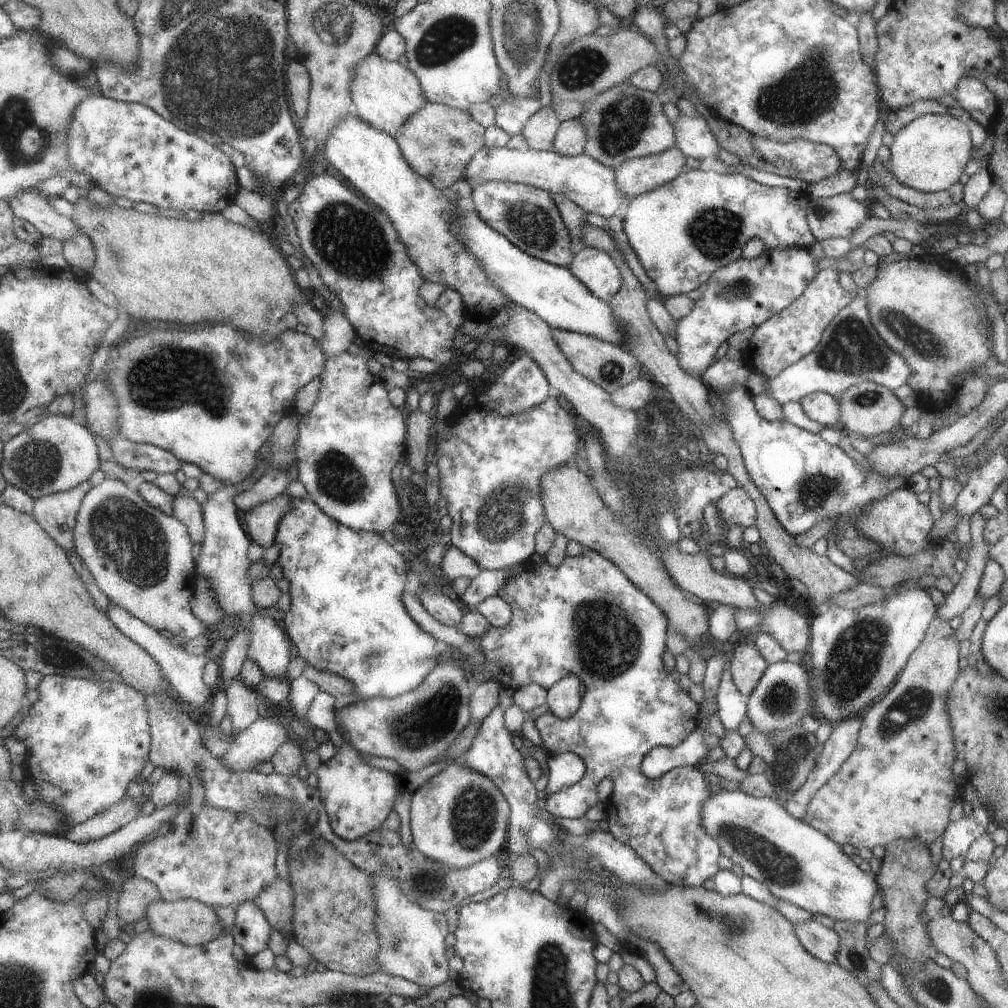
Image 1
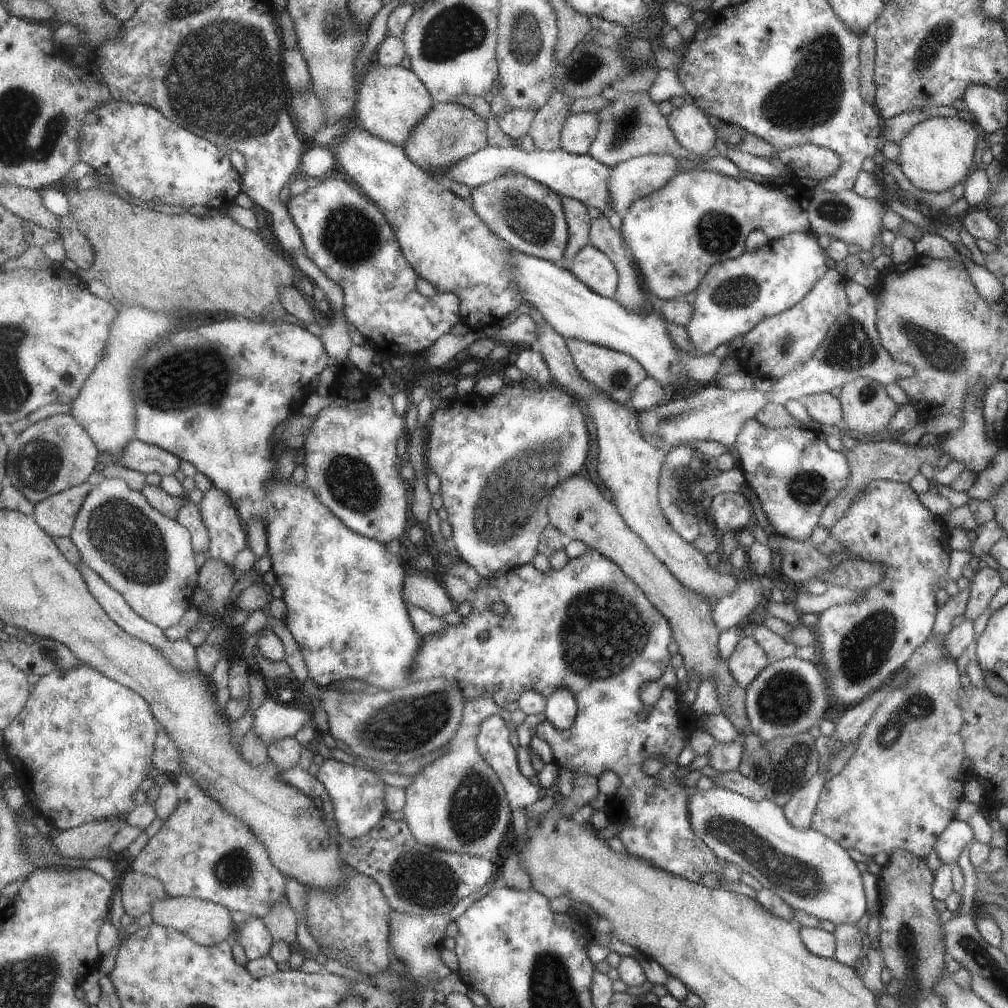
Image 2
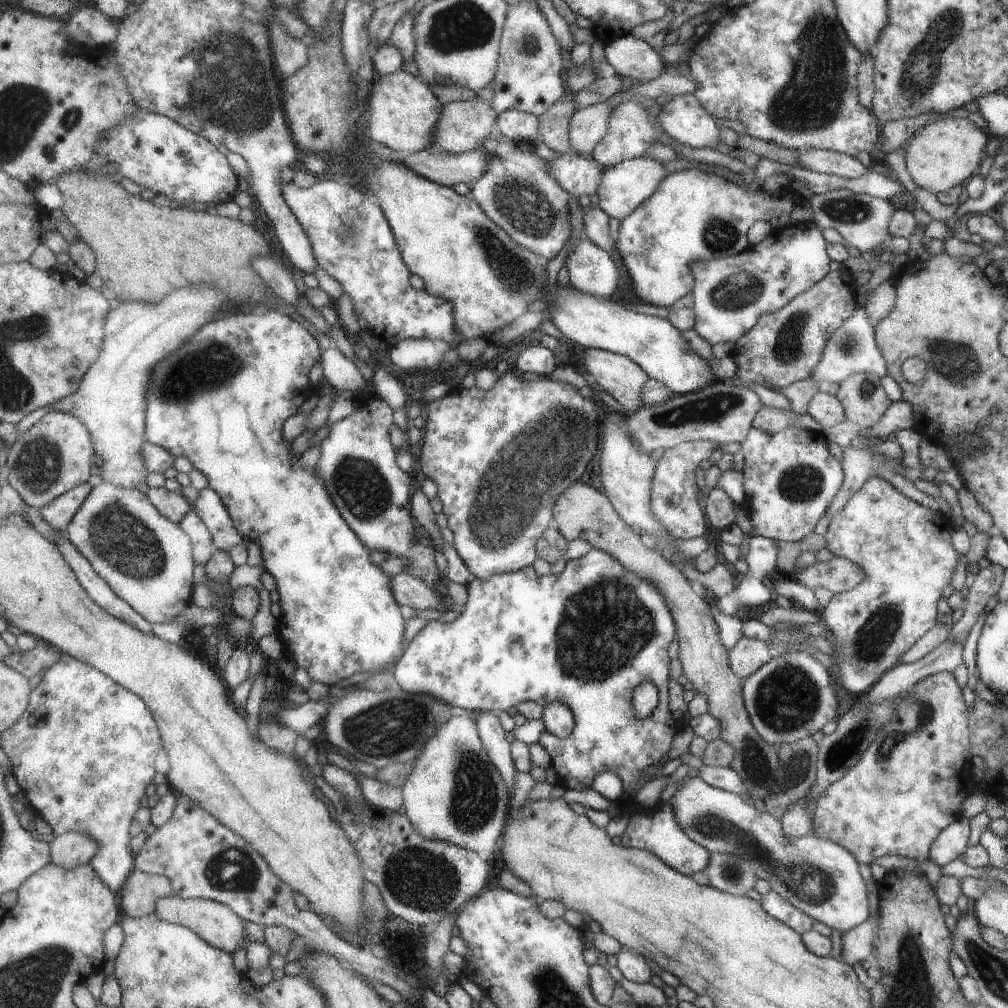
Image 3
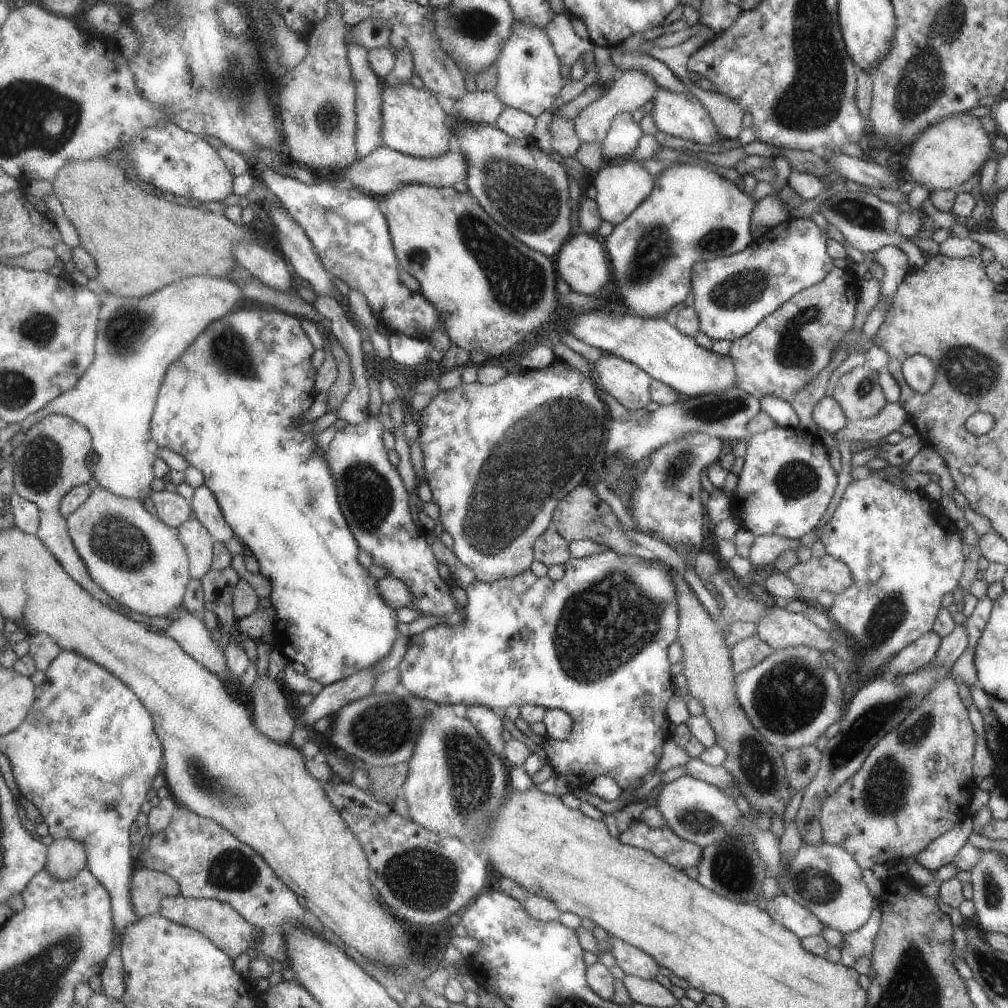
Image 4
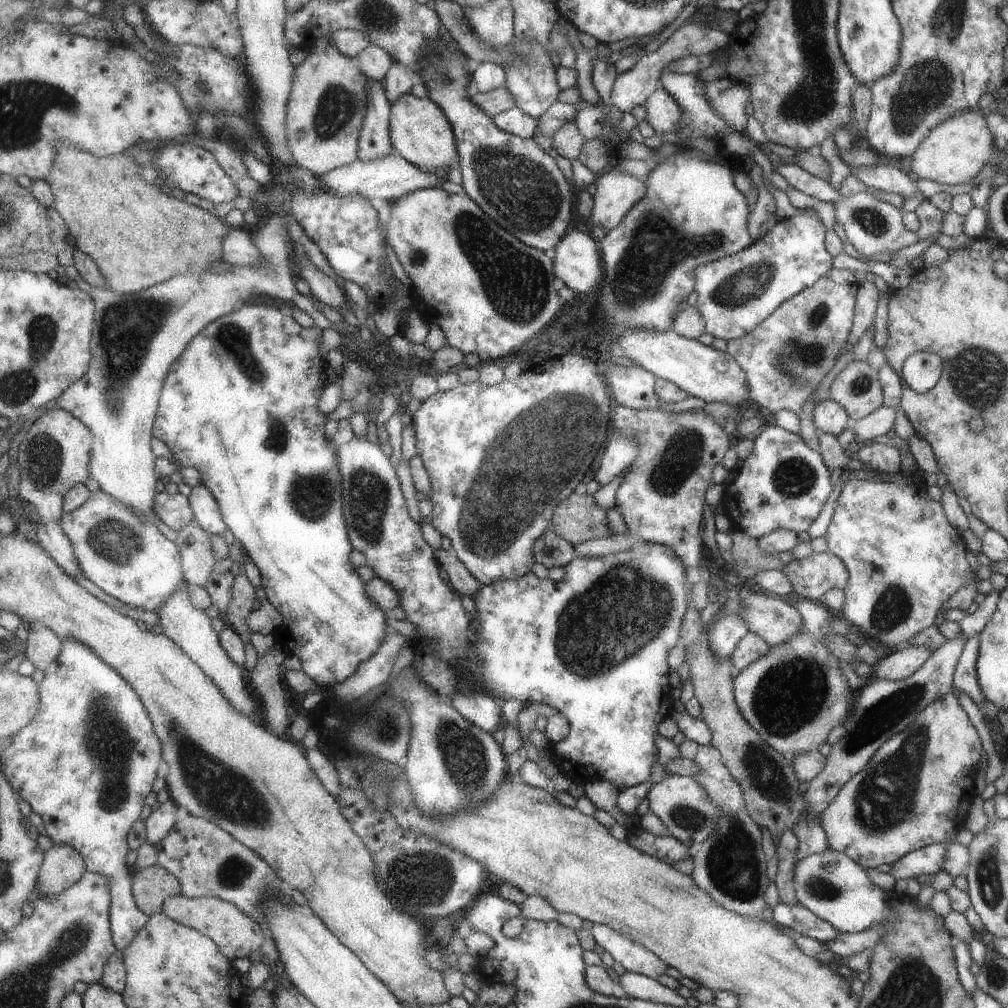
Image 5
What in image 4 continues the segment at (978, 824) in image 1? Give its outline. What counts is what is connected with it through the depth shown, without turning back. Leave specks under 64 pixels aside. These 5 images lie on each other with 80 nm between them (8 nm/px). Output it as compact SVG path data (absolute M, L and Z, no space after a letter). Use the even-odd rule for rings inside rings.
M970 816L965 817L961 822L952 826L947 832L932 840L922 851L914 854L914 862L934 873L944 864L950 863L953 855L972 832Z

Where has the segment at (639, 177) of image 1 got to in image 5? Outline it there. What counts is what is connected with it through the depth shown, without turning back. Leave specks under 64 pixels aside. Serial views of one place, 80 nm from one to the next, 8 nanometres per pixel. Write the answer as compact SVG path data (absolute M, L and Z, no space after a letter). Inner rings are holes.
M615 170L599 176L589 224L613 230L630 206L644 195L644 182L645 176L639 179Z

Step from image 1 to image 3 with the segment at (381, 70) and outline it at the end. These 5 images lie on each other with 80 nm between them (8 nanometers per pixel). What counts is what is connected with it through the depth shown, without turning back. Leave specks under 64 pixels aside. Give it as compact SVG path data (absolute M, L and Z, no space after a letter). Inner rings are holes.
M402 68L388 75L376 73L366 105L368 136L383 146L409 153L419 153L430 148L444 107L441 98L425 80L412 76L411 72Z

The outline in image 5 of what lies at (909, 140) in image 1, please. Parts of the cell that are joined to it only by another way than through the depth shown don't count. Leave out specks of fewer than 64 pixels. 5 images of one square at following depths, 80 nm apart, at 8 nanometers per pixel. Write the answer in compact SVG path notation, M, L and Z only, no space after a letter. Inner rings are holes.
M973 108L961 111L946 118L935 128L932 128L923 140L917 145L915 152L909 160L909 170L918 176L919 179L933 180L939 184L963 184L971 181L973 176L981 170L991 154L993 154L994 135L989 132L987 123L985 123L985 111L979 108Z

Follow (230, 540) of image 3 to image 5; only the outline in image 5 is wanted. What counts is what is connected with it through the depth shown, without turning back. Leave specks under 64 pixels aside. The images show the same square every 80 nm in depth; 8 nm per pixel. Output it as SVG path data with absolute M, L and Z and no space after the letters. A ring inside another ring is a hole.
M203 484L196 486L192 489L189 500L195 513L194 520L212 535L224 536L225 530L229 528L224 521L219 503L211 490Z

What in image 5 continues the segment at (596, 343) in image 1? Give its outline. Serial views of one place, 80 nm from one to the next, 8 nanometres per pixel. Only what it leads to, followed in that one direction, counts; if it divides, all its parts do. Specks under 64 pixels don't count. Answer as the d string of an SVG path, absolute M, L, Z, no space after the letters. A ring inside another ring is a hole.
M610 362L602 364L604 379L613 401L630 409L662 407L655 394L654 374L638 366L621 366Z

